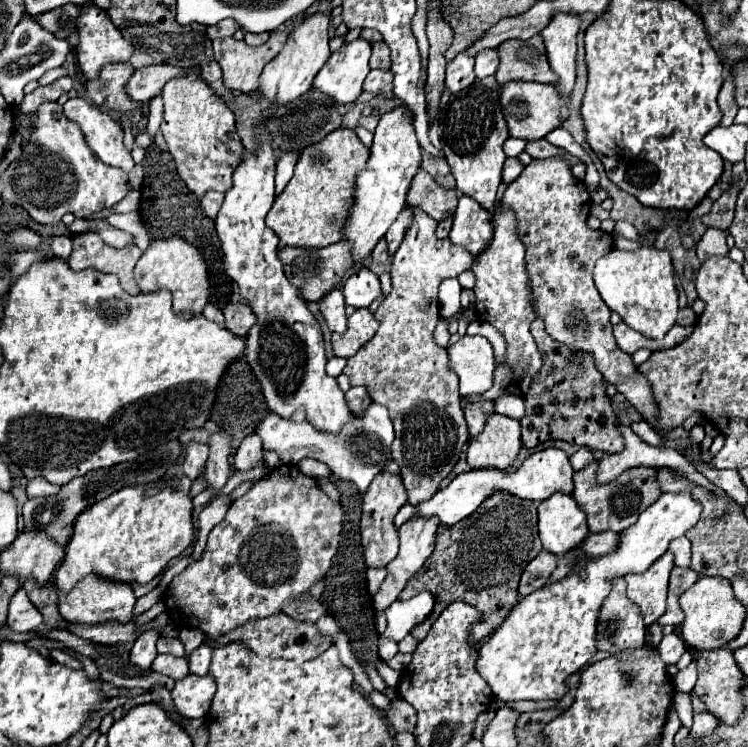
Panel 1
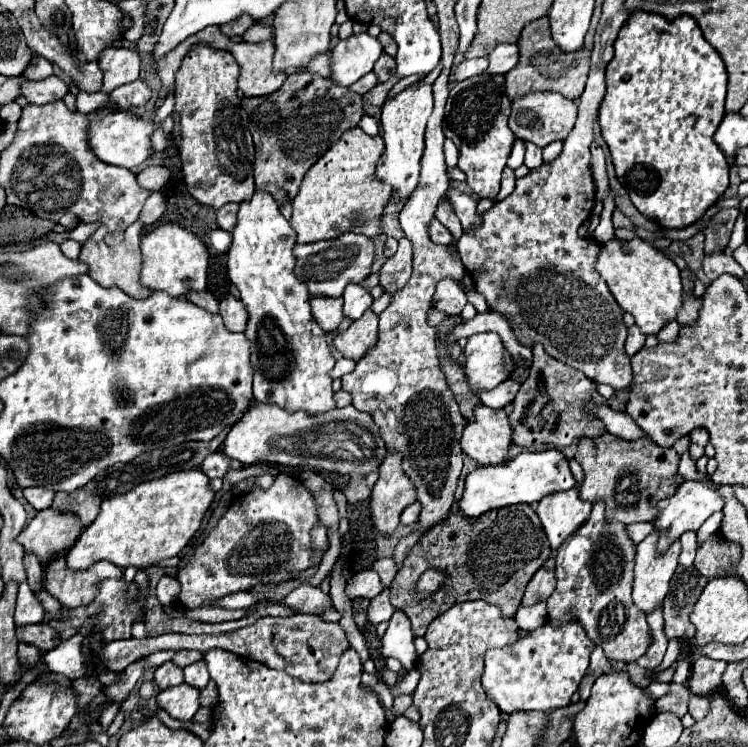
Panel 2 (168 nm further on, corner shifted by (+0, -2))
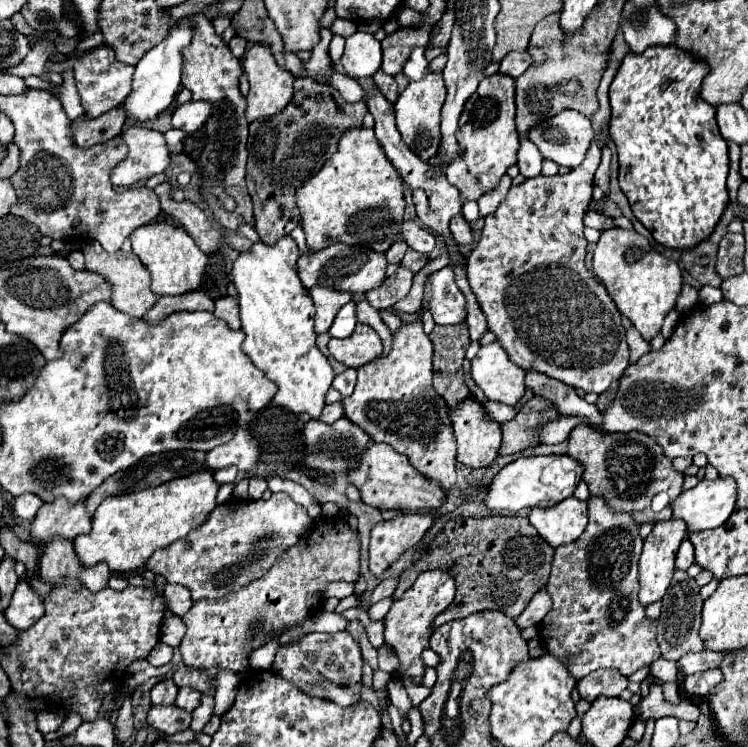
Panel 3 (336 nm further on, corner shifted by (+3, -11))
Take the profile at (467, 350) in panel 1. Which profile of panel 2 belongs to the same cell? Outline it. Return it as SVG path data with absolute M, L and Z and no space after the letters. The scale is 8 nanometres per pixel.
M494 332L474 334L468 338L468 344L464 348L466 360L462 368L474 394L480 394L482 390L492 390L508 378L502 368L502 352L502 340Z

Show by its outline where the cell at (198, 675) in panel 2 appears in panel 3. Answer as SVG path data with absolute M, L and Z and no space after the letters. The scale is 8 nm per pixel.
M183 687L183 689L179 689L179 695L177 695L175 705L191 713L199 705L199 699L201 699L201 693L199 691L195 691L193 687Z

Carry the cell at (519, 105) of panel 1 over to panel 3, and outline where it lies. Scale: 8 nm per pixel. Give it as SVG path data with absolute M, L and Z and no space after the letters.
M563 111L547 123L531 129L527 137L537 145L545 159L575 169L583 161L591 141L595 141L595 131L587 115Z

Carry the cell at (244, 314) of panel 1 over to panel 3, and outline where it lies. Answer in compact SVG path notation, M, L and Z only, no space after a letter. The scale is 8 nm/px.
M219 297L215 301L215 317L223 319L231 329L241 329L241 321L239 321L239 303L233 297Z

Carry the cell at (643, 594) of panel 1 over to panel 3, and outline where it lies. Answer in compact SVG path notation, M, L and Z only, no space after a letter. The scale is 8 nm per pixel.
M669 519L669 521L663 521L663 523L655 523L653 531L645 539L643 553L641 553L641 559L639 559L639 583L641 583L639 601L645 607L655 603L655 601L659 601L659 599L663 599L663 595L665 595L669 583L671 583L673 571L675 571L673 563L675 563L677 549L683 543L685 533L687 533L687 527L683 527L681 519Z

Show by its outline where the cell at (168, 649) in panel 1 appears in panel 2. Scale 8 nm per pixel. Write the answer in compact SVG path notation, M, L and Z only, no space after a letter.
M178 650L178 652L174 654L172 662L174 662L176 666L184 668L184 666L188 666L188 664L200 660L200 658L202 658L202 654L198 654L198 652L192 652L192 650Z

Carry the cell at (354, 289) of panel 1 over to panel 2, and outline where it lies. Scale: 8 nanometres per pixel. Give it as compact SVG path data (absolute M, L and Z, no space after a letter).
M348 284L342 298L344 298L344 316L352 320L358 320L372 306L372 296L362 284Z

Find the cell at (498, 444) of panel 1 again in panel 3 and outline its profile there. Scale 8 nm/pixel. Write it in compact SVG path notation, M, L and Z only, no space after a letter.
M467 397L463 399L463 403L459 403L459 407L449 411L449 417L453 423L455 437L457 437L457 461L473 469L493 465L501 447L501 427L497 421L489 417L485 407L473 397Z

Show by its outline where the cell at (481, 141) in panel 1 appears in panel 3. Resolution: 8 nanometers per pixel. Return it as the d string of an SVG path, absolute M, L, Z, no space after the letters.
M495 73L485 77L479 83L477 93L467 101L465 111L459 121L457 141L463 145L463 161L469 167L469 173L479 179L485 191L497 187L505 171L517 163L519 133L515 127L515 87L513 77Z

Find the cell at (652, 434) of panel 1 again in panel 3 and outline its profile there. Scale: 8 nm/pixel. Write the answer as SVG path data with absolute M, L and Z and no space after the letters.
M527 371L525 385L539 397L551 401L559 413L563 415L583 415L589 419L589 423L599 429L601 413L595 405L589 405L585 399L581 399L573 387L567 387L565 383L559 383L547 375L541 375L537 371Z

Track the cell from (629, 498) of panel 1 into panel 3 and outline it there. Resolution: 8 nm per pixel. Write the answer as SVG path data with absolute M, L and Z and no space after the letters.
M577 425L569 433L569 451L567 455L585 465L583 481L589 485L591 495L599 495L607 501L613 511L629 511L639 525L651 521L659 523L671 519L671 505L655 513L651 509L651 499L665 491L671 501L681 493L683 473L675 471L671 459L663 455L663 449L655 439L639 431L631 433L603 433L595 431L589 425Z

